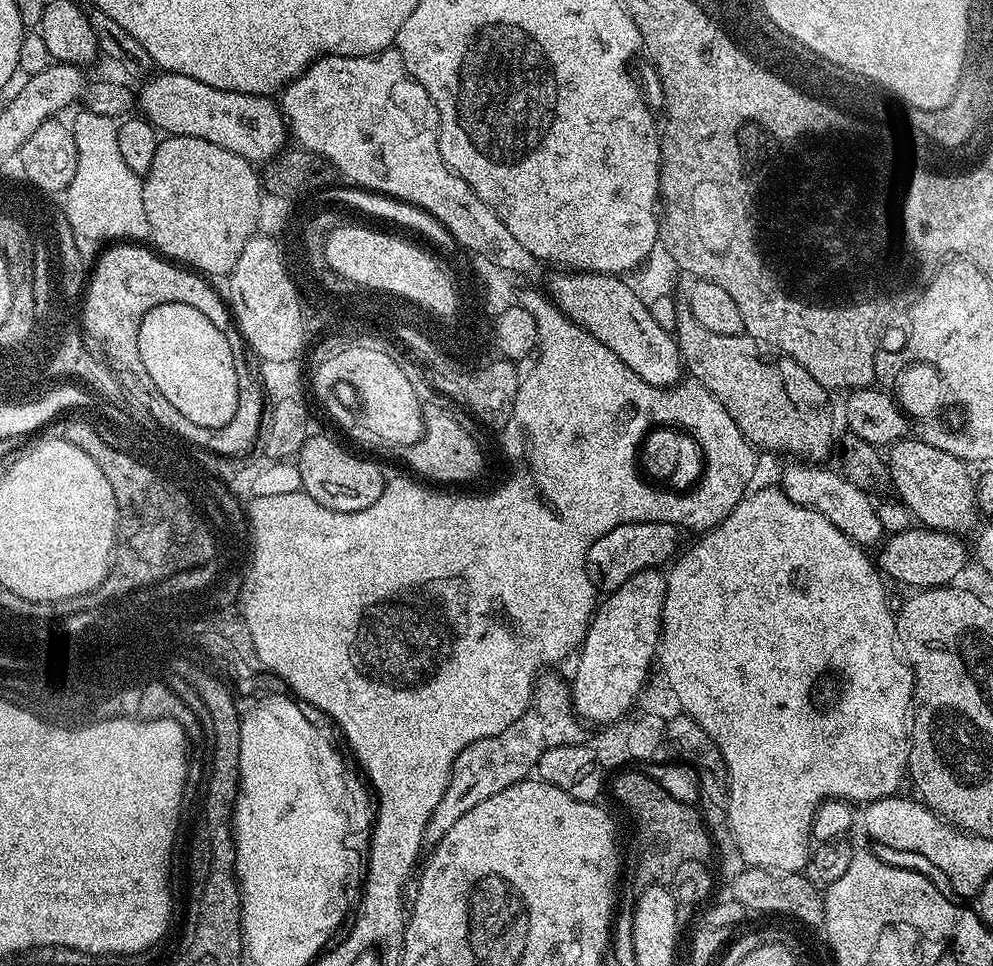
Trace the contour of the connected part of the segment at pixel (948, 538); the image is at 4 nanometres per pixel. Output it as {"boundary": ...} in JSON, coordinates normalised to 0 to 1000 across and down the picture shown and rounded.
{"boundary":[[[919,545],[910,551],[895,554],[885,564],[884,587],[895,601],[915,605],[915,610],[949,609],[966,601],[967,592],[977,580],[977,567],[970,563],[966,554],[943,551],[939,547]]]}

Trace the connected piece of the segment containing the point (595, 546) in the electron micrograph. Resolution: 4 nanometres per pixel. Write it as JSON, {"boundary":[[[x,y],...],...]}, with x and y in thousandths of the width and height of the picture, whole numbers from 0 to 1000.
{"boundary":[[[652,538],[641,542],[618,545],[614,553],[600,556],[600,560],[592,565],[591,594],[594,602],[605,614],[611,615],[622,611],[622,607],[626,607],[630,598],[638,598],[638,594],[647,590],[672,585],[682,575],[681,566],[685,563],[685,554],[687,551],[682,543],[671,540]]]}

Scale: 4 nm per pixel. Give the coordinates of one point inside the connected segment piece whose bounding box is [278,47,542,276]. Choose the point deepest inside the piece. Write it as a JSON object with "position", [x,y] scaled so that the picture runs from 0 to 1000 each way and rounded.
{"position":[369,119]}

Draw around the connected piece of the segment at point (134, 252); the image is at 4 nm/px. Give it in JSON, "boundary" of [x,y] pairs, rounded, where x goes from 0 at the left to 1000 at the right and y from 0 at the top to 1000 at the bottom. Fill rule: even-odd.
{"boundary":[[[121,251],[106,257],[109,258],[102,263],[97,278],[94,282],[92,278],[87,290],[87,301],[83,306],[84,343],[94,357],[97,355],[105,363],[104,372],[111,378],[112,384],[133,410],[143,416],[143,420],[151,420],[153,416],[161,418],[157,402],[149,398],[149,389],[145,389],[141,373],[137,373],[137,335],[141,335],[145,319],[153,319],[153,315],[172,311],[189,312],[189,315],[201,318],[218,335],[226,335],[227,343],[235,347],[240,342],[236,328],[231,317],[223,311],[221,303],[204,285],[188,276],[178,275],[152,260],[149,262],[145,255],[133,251]]]}

